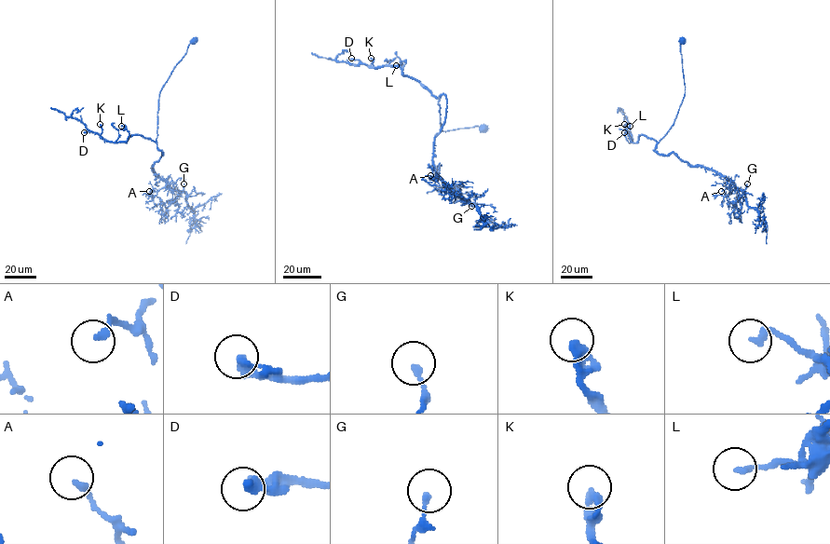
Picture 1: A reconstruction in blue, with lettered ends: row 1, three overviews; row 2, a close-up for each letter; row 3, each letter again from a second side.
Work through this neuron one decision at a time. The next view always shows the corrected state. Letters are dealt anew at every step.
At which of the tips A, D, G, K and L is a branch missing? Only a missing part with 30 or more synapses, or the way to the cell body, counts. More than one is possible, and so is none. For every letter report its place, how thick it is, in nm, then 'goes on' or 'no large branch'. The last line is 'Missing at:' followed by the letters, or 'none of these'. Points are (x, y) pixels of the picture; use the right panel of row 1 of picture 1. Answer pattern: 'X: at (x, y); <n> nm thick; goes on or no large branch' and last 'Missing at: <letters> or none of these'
A: at (721, 191); 200 nm thick; no large branch
D: at (624, 132); 320 nm thick; goes on
G: at (747, 183); 180 nm thick; no large branch
K: at (624, 124); 320 nm thick; no large branch
L: at (630, 126); 200 nm thick; no large branch
Missing at: D

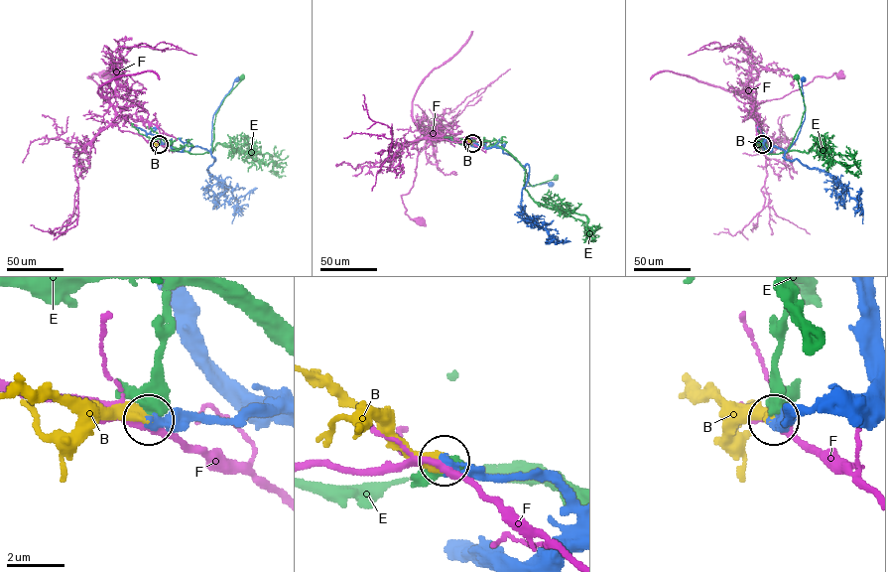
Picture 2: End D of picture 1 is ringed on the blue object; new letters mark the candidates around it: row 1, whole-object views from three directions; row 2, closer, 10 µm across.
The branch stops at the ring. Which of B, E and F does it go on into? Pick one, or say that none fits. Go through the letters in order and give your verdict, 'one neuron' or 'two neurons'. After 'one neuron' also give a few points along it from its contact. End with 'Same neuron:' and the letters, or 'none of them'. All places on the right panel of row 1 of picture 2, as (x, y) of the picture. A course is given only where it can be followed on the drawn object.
B: one neuron
E: two neurons
F: two neurons
Same neuron: B

